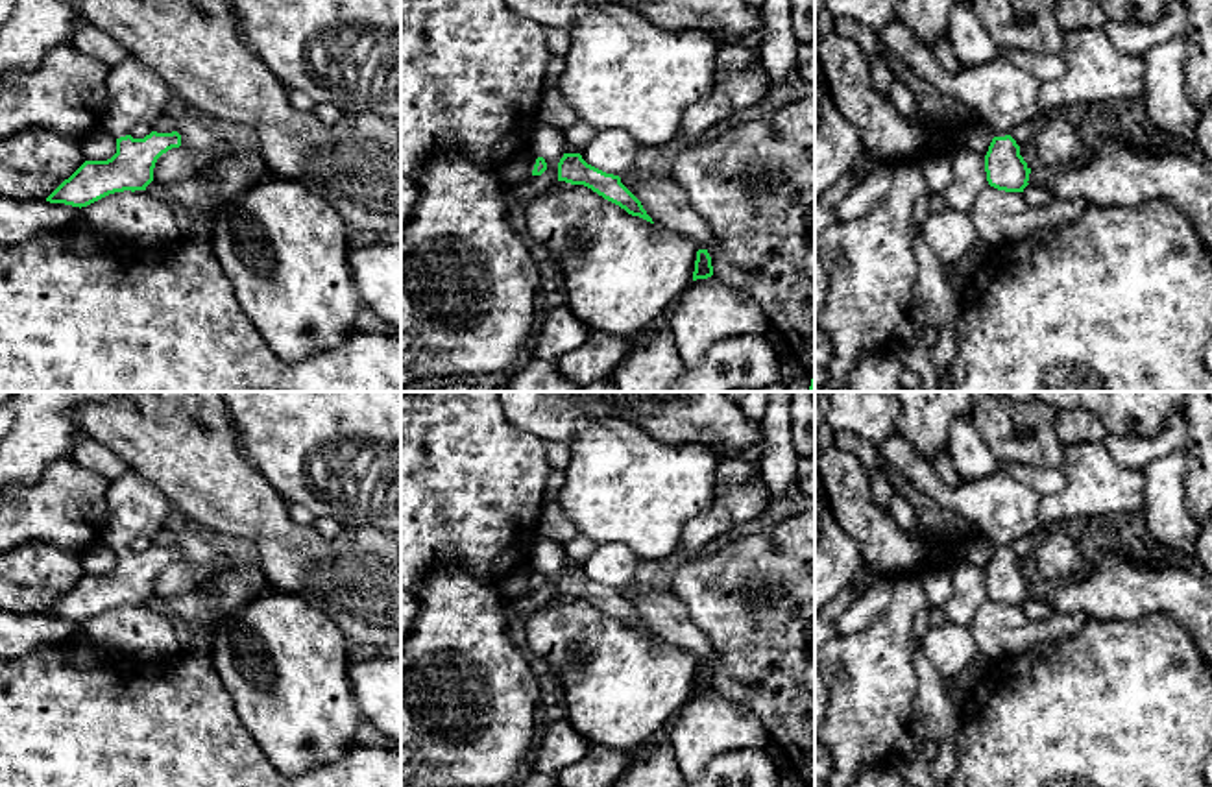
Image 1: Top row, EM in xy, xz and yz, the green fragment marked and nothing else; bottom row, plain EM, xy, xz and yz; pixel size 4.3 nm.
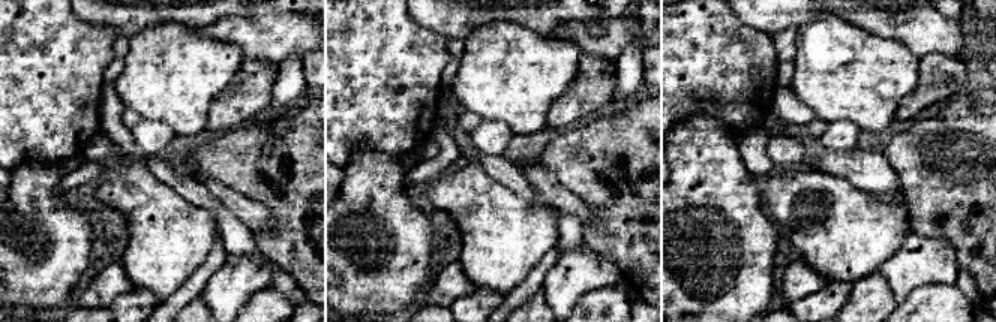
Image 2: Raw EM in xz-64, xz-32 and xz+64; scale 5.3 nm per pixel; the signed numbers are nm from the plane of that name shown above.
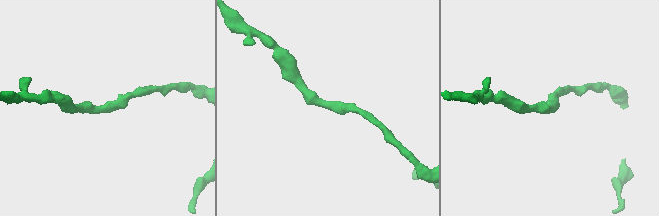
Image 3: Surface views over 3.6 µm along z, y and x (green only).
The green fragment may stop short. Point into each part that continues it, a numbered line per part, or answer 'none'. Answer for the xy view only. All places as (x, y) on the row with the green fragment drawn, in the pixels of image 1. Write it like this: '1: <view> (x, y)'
1: xy (135, 93)

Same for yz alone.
1: yz (1004, 95)

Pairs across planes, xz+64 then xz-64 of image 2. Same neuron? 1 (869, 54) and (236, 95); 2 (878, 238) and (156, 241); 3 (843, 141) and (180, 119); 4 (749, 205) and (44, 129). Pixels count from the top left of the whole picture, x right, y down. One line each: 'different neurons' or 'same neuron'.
1: different neurons
2: same neuron
3: different neurons
4: different neurons

